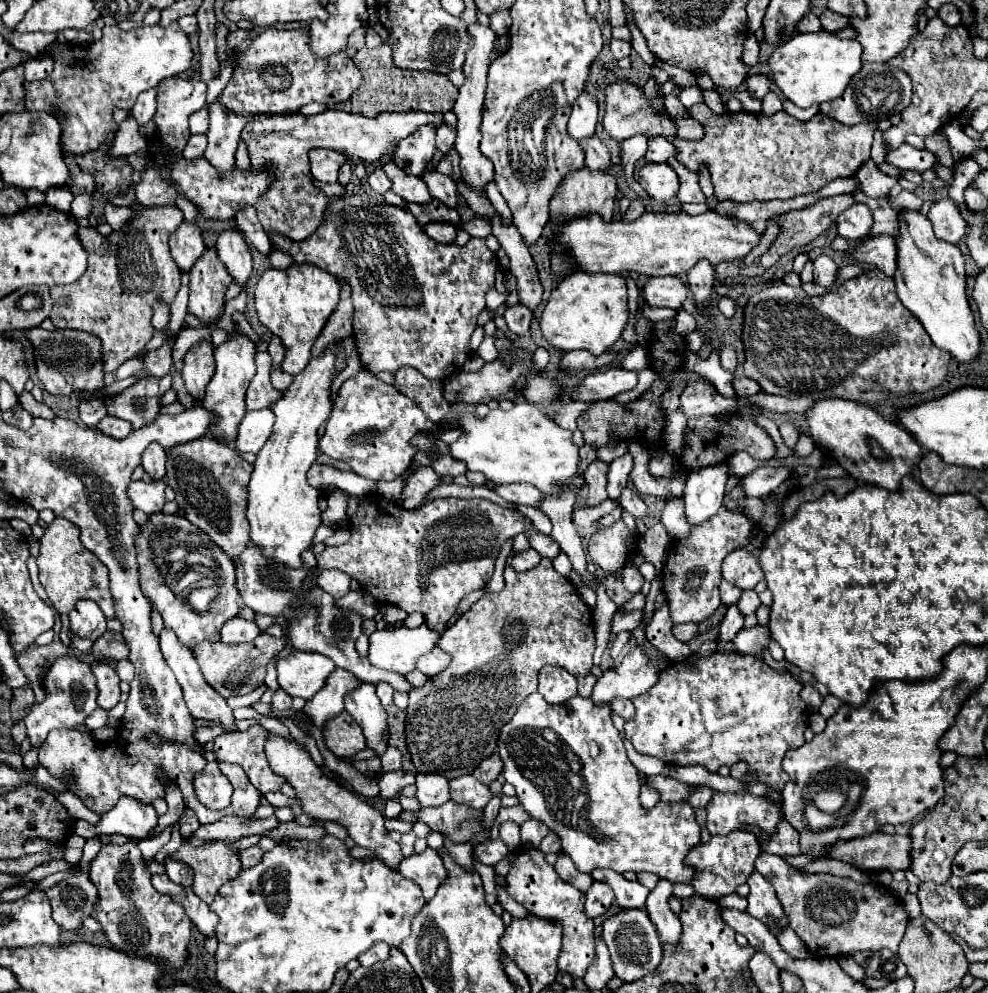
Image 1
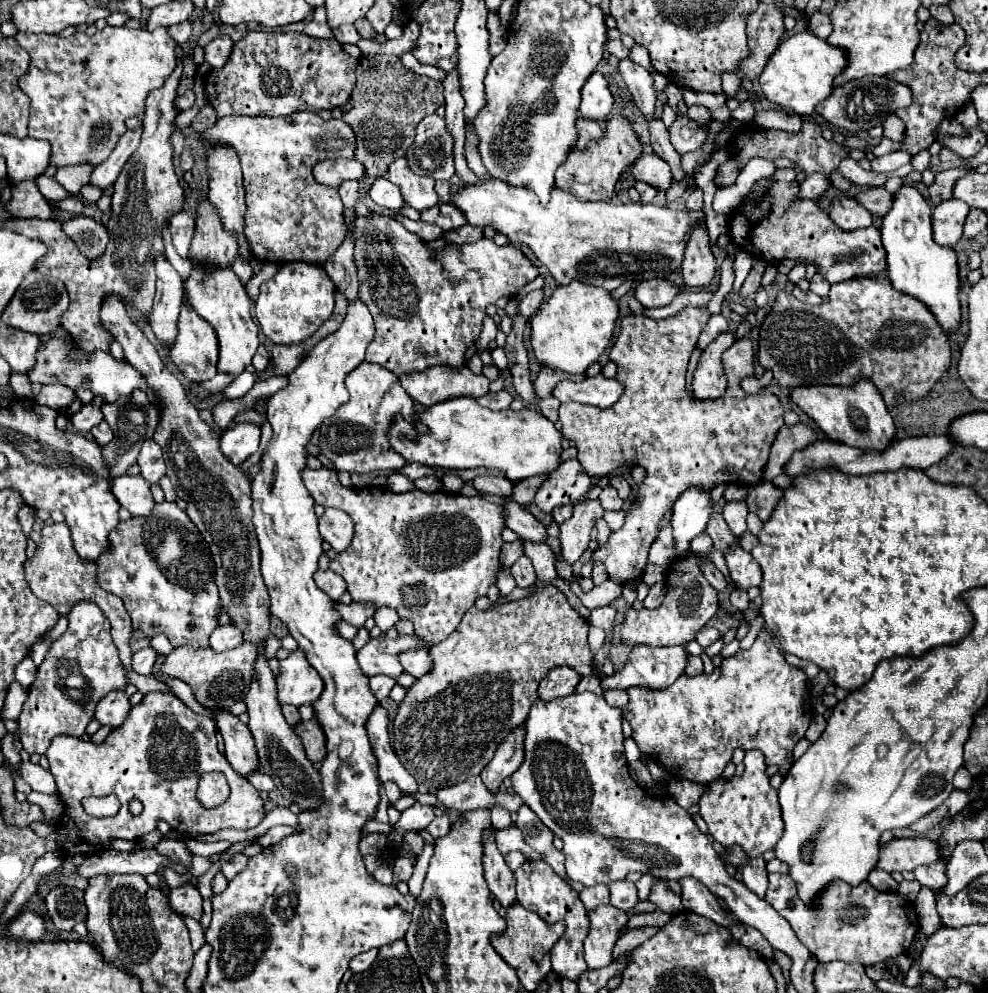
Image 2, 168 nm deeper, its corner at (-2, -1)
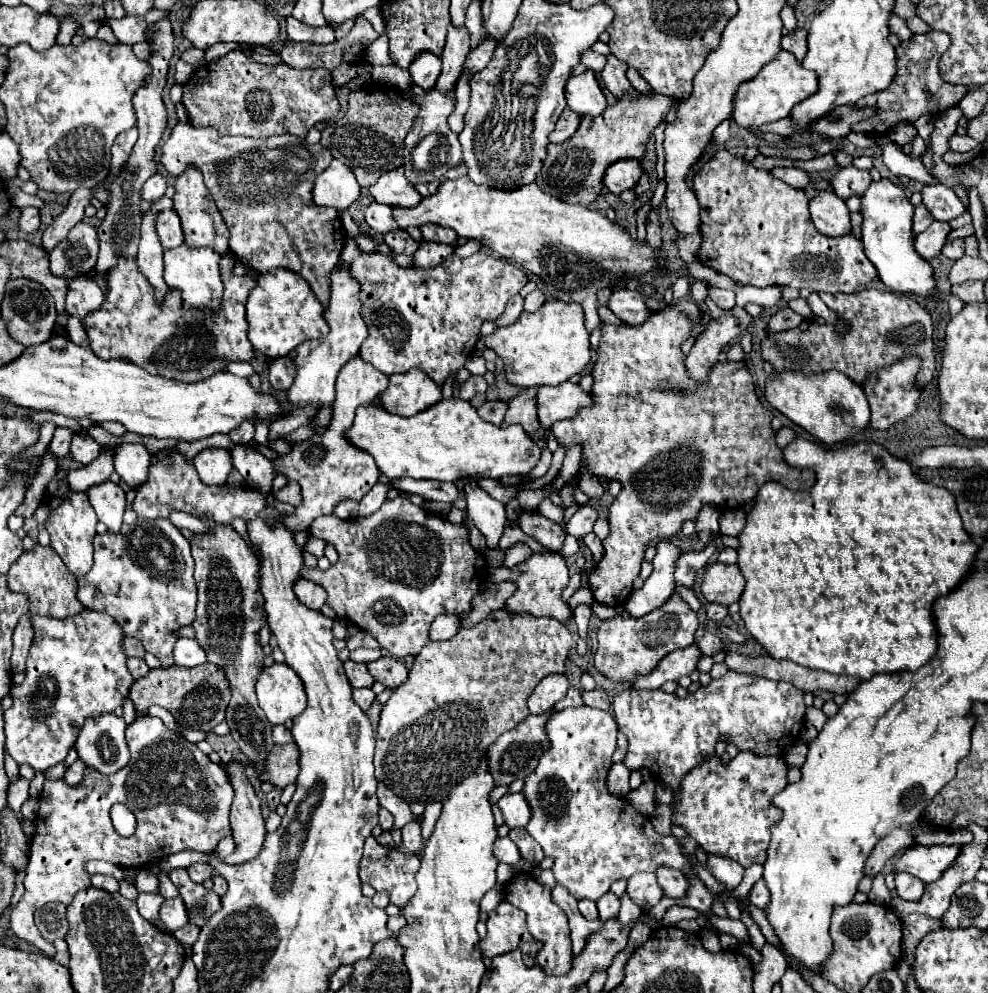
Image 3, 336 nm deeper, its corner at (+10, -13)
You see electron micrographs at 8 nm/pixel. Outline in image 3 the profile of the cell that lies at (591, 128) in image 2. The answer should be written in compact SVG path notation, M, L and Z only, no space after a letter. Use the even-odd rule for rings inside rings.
M565 108L563 116L559 118L559 122L555 126L555 132L551 132L551 142L561 144L561 142L569 140L579 130L579 124L581 124L581 118L575 112L569 112L569 108Z

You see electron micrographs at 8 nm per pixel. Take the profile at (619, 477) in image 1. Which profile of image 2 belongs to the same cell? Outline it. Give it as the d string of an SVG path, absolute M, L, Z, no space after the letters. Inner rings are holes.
M611 486L603 488L603 492L599 494L599 502L605 510L621 510L623 508L623 500L617 496L615 488L611 488Z

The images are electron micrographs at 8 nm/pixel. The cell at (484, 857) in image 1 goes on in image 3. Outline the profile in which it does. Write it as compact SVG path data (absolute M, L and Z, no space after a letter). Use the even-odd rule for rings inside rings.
M497 838L495 840L495 846L493 846L493 856L499 860L499 862L505 862L509 866L517 866L521 856L519 856L519 850L517 846L511 842L511 838Z

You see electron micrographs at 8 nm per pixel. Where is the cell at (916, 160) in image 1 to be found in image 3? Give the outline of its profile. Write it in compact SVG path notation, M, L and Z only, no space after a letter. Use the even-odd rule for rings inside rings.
M855 166L839 168L833 176L833 190L841 200L847 200L853 194L863 194L867 186L873 182L869 170L859 170Z

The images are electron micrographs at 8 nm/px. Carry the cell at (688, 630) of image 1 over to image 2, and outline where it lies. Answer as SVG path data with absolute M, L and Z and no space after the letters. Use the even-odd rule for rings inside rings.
M705 626L699 634L697 634L697 642L703 646L703 648L707 648L709 644L713 644L715 640L719 640L721 638L721 632L717 630L717 628L711 628L711 626Z

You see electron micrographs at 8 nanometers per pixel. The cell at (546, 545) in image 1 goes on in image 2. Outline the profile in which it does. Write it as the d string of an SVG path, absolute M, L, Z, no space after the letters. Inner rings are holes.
M507 500L503 504L505 510L505 524L507 528L511 528L513 532L517 532L521 538L533 540L533 542L543 542L547 538L547 532L543 528L541 522L537 522L521 504L517 504L515 500Z

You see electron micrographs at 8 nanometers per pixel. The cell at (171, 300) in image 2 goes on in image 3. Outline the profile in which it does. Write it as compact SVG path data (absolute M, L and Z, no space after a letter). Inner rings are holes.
M163 196L155 200L151 206L151 212L145 214L141 222L141 242L139 242L139 254L137 254L137 266L153 286L157 302L165 300L165 296L169 294L169 288L163 280L163 248L155 232L155 214L167 208L173 208L173 202Z

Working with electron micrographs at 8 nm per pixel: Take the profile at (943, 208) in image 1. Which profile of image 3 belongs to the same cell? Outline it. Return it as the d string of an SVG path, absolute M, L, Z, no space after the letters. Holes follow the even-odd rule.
M933 222L925 232L917 234L917 238L915 238L915 248L917 248L917 252L919 252L925 260L931 260L931 258L939 256L939 254L941 254L941 248L943 248L945 242L947 242L949 232L951 232L949 222Z

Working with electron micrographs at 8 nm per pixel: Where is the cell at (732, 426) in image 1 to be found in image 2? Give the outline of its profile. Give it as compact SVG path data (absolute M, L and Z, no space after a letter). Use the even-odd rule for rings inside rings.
M685 306L681 312L665 320L651 320L641 314L625 316L621 320L617 340L609 350L609 360L617 364L615 378L625 384L621 398L607 410L575 402L559 406L561 434L575 442L577 460L583 464L591 478L609 476L613 468L623 466L643 466L647 472L645 480L639 484L631 508L625 512L623 528L611 532L607 544L595 552L597 562L605 564L609 580L617 584L629 584L643 576L649 548L659 532L659 522L665 514L671 512L673 502L687 488L713 490L719 484L759 484L759 480L763 480L763 470L769 458L771 444L775 442L779 428L783 426L783 408L775 394L771 394L769 390L747 394L741 388L741 380L755 374L755 352L751 340L747 338L743 338L743 342L735 342L723 354L727 390L719 400L695 400L695 396L685 390L685 374L691 350L697 346L702 327L706 326L711 315L707 306Z

